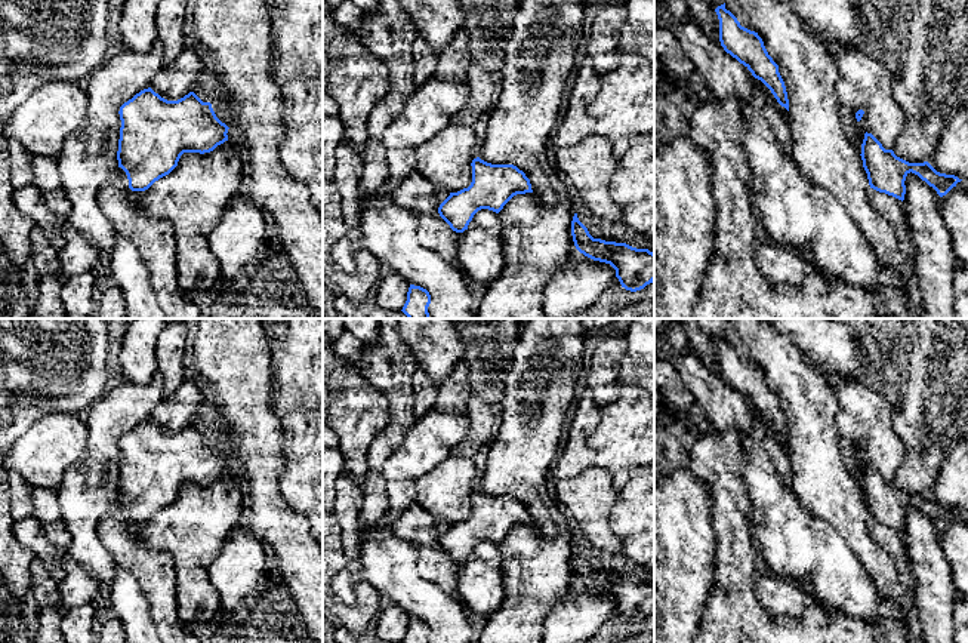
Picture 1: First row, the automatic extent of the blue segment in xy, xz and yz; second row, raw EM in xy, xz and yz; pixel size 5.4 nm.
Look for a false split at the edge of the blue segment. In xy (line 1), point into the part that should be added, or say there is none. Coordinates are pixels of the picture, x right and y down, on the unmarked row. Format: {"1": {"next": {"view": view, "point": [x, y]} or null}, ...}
{"1": {"next": null}}

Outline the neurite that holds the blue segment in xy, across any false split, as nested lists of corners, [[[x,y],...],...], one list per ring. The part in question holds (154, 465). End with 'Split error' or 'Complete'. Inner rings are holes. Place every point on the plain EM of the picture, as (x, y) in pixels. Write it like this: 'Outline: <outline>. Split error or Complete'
Outline: [[[148,419],[124,434],[118,446],[117,492],[132,523],[145,523],[169,507],[184,484],[210,484],[228,473],[229,459],[194,424],[167,433]]]. Complete

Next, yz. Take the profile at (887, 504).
Outline: [[[867,464],[864,465],[860,487],[870,520],[901,533],[906,526],[904,513],[910,504],[932,519],[940,529],[946,527],[962,513],[955,507],[937,504],[928,493],[909,495],[897,489],[893,482],[885,482],[882,476]]]. Complete

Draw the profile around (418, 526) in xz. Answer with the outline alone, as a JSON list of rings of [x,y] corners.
[[[416,501],[391,524],[392,533],[416,547],[435,547],[450,523],[432,516]]]

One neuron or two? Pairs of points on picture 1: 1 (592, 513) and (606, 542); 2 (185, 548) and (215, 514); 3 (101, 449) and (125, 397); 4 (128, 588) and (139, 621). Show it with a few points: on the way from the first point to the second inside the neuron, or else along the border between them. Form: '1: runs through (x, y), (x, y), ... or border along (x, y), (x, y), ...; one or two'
1: runs through (594, 520), (595, 529), (601, 535); one
2: runs through (193, 540), (206, 523); one
3: runs through (104, 436), (107, 422), (119, 411); one
4: runs through (128, 596), (135, 614); one

